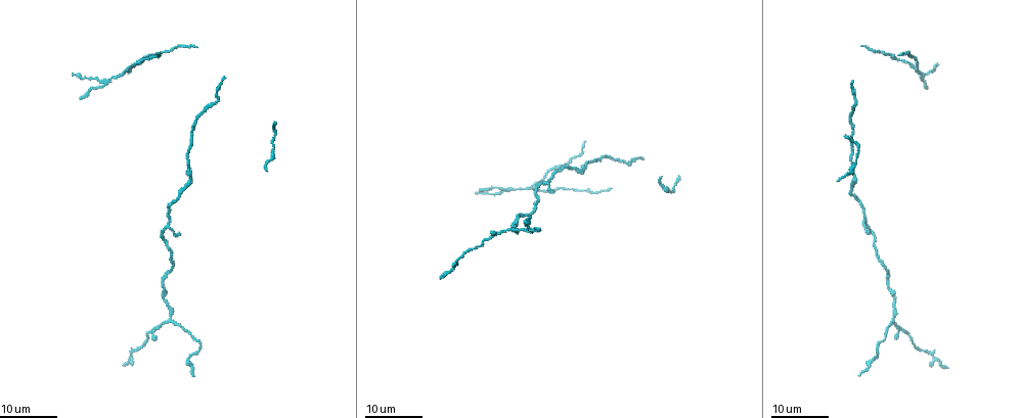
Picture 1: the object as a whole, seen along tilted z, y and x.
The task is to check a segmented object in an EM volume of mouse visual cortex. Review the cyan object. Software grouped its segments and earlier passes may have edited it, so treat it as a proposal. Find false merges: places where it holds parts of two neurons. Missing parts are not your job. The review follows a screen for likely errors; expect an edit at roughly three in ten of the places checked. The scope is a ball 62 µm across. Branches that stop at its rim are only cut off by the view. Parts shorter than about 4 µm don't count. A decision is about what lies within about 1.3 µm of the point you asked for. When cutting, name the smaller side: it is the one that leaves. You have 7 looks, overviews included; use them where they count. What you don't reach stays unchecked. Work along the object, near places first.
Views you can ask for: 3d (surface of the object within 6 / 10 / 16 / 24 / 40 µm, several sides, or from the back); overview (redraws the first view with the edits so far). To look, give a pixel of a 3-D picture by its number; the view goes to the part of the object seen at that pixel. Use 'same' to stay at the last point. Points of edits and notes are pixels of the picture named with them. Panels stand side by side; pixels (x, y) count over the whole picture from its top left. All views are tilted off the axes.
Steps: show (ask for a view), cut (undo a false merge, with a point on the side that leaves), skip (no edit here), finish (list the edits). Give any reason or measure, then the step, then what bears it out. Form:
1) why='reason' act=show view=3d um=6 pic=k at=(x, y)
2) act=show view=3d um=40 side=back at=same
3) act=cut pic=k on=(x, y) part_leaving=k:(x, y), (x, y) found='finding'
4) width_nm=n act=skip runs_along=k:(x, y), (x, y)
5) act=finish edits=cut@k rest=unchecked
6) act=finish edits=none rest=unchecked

why='thin neck' act=show view=3d um=16 pic=1 at=(164, 287)

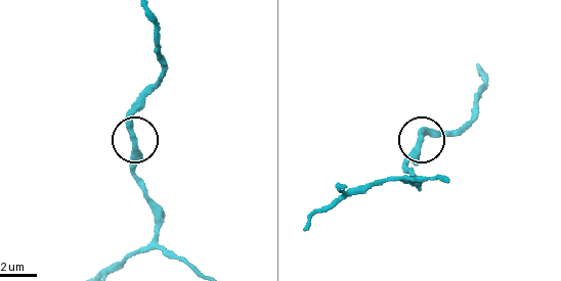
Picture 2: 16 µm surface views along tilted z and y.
act=show view=3d um=6 pic=2 at=(131, 139)

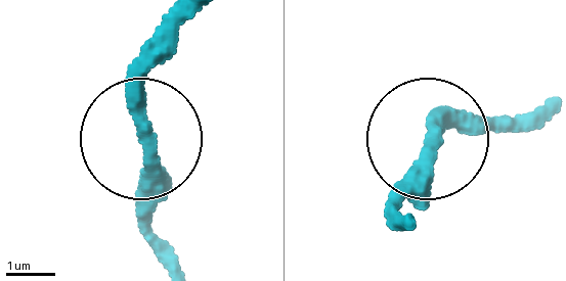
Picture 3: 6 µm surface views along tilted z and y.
why='from behind' act=show view=3d um=6 side=back pic=3 at=(435, 140)

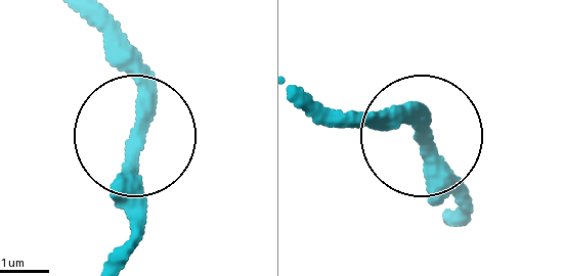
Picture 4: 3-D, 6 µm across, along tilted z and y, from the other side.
act=skip runs_along=4:(95, 15), (135, 97), (131, 224) found='continuous, no second neuron'

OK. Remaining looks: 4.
why='three-way junction' act=show view=3d um=16 pic=1 at=(170, 323)

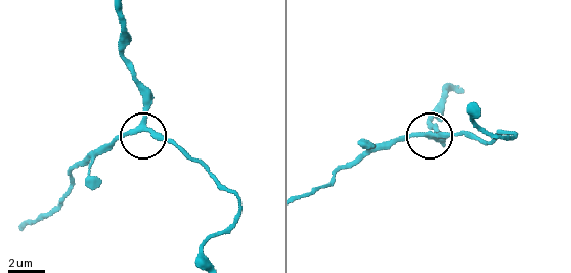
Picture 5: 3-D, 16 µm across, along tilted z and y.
why='closer look' act=show view=3d um=10 pic=5 at=(432, 136)

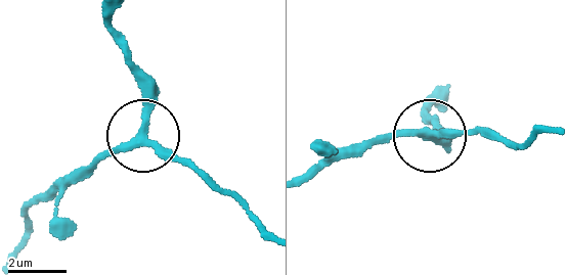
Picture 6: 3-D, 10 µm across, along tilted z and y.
side_arm_um=15 act=skip runs_along=6:(114, 9), (110, 29), (135, 79), (147, 136), (204, 172) found='one neuron here'

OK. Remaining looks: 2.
why='a fork' act=show view=3d um=24 pic=1 at=(531, 185)

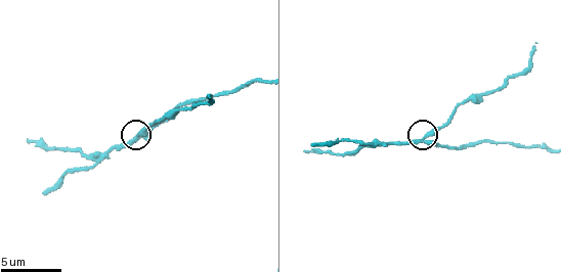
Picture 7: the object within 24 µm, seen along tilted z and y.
act=show view=3d um=6 pic=7 at=(422, 138)

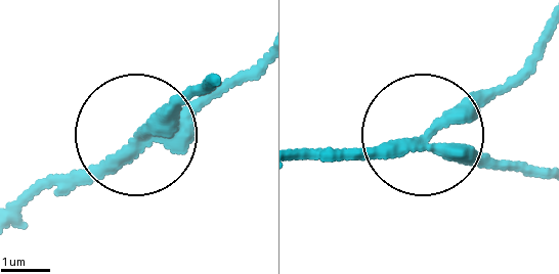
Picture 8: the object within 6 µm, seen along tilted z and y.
side_arm_um=11 act=cut pic=8 on=(180, 101) part_leaving=8:(146, 135), (207, 85) found='a second neuron is stuck on'

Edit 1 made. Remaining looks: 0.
act=finish edits=cut@8 rest=unchecked

